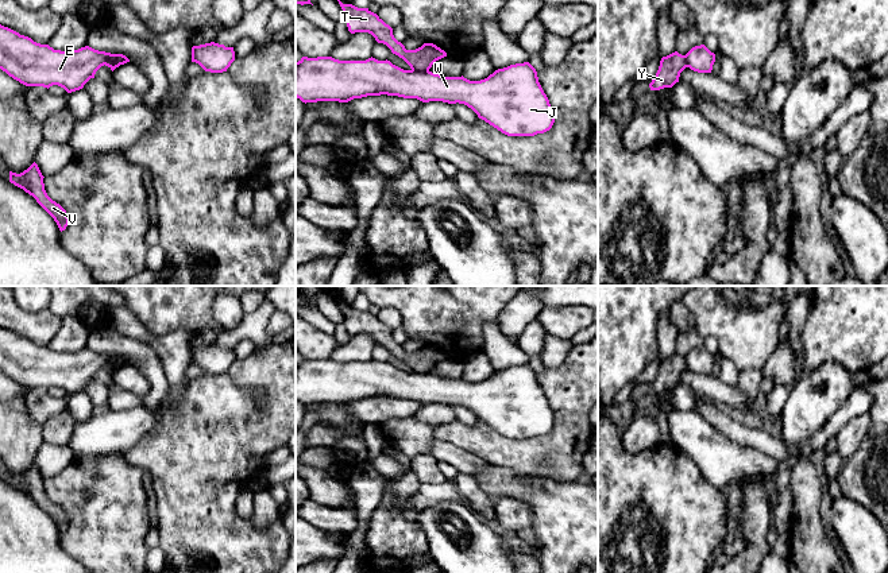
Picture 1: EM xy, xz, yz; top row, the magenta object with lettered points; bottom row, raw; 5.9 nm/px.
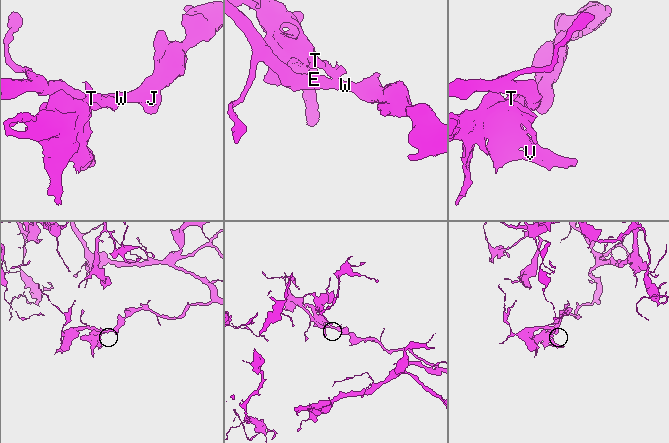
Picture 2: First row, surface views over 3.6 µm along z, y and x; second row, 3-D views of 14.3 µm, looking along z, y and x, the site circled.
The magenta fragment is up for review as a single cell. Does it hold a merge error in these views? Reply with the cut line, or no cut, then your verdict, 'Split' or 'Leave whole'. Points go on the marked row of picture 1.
Split along xz (412, 69), (428, 70). Split

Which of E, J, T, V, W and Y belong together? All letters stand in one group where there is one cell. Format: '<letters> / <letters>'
E J W / T V Y

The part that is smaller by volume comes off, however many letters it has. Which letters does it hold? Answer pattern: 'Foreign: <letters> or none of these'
Foreign: T, V, Y

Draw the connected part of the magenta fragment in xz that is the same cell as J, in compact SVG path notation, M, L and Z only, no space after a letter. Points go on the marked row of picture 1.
M302 57L296 62L296 97L305 104L381 94L464 104L507 136L534 136L555 123L555 111L529 62L498 69L480 81L404 70L372 57L366 61Z

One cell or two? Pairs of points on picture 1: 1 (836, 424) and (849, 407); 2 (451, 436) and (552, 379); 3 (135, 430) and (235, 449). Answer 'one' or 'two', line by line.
1: one
2: one
3: two

